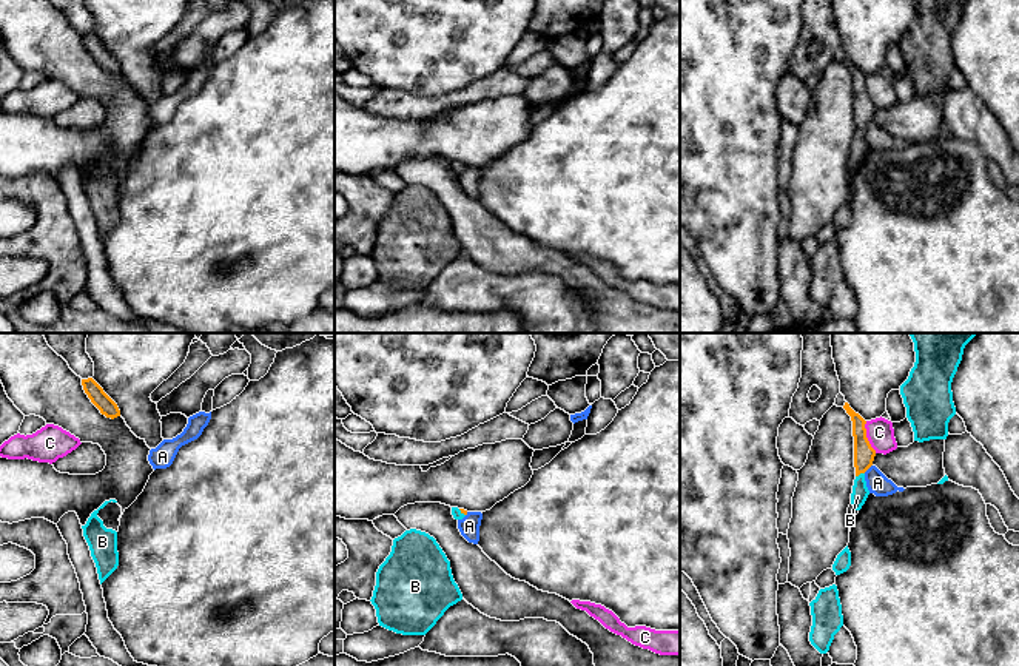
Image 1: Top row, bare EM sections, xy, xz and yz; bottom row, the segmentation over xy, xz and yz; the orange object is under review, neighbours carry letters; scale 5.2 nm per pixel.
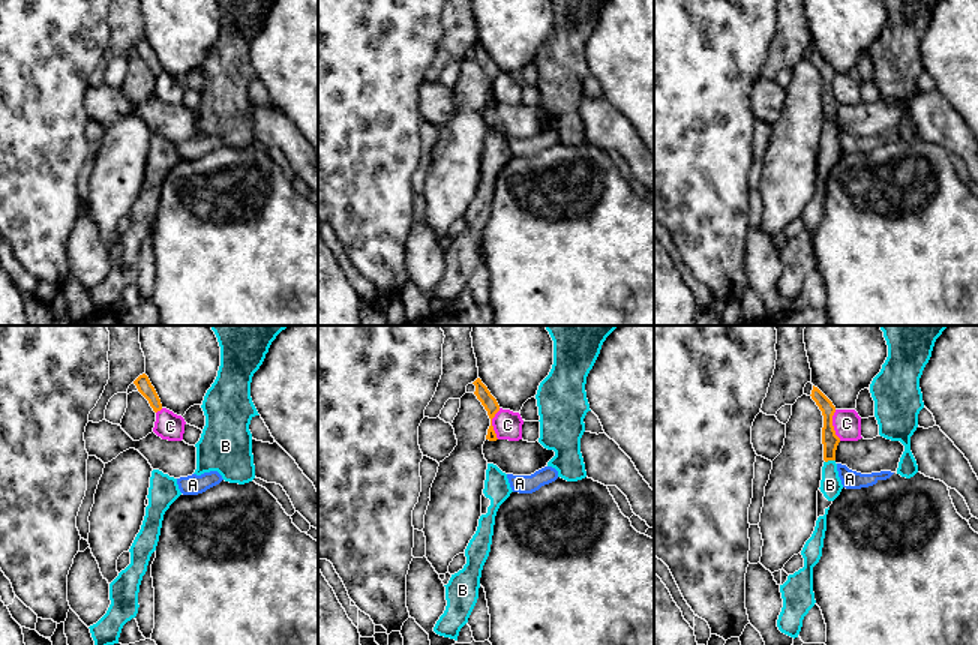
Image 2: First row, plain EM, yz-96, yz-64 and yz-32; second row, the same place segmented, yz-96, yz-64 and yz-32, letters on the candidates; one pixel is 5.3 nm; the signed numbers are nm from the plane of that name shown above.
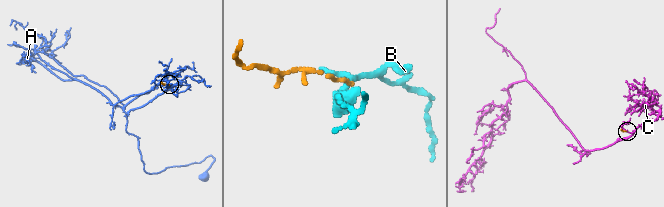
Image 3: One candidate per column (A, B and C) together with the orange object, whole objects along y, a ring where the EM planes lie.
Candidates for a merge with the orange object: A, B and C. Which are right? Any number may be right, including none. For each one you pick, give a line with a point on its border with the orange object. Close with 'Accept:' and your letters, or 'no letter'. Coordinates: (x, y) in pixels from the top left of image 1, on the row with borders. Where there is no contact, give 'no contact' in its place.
B: yz (859, 474)
Accept: B

